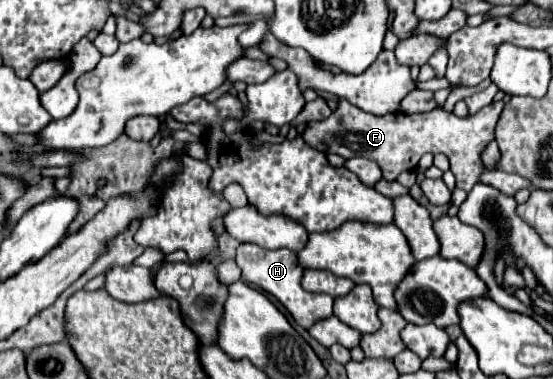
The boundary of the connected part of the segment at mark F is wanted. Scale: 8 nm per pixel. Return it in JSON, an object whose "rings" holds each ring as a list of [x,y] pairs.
{"rings":[[[339,99],[337,111],[323,119],[307,123],[305,131],[301,133],[303,141],[321,151],[321,153],[335,153],[345,159],[351,157],[365,157],[379,163],[383,171],[383,179],[393,181],[403,171],[413,171],[423,153],[445,153],[451,163],[451,171],[457,179],[457,187],[463,191],[471,191],[477,183],[479,175],[483,173],[481,151],[493,139],[495,123],[501,115],[503,101],[493,101],[491,105],[483,107],[475,115],[469,117],[455,117],[443,109],[431,109],[427,113],[389,113],[389,115],[373,115],[365,113],[359,107],[351,105],[345,99]]]}

